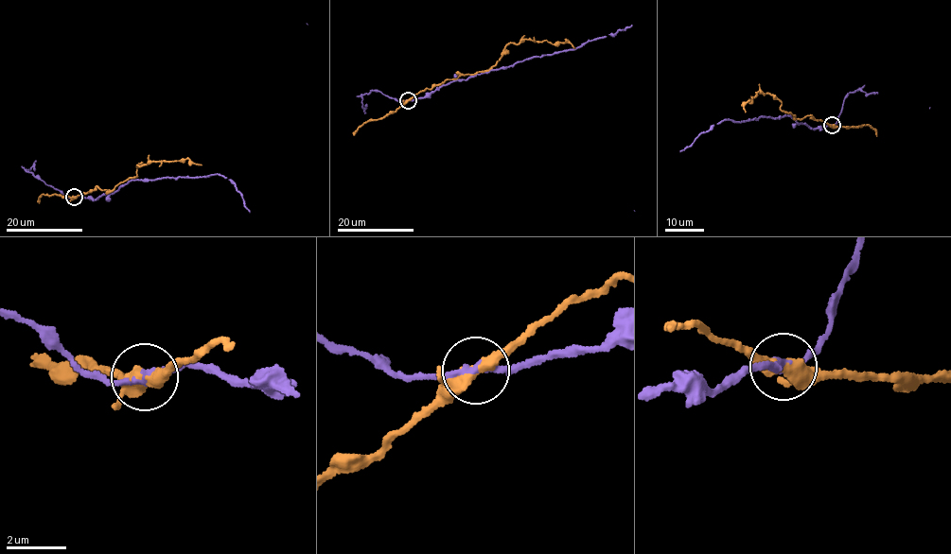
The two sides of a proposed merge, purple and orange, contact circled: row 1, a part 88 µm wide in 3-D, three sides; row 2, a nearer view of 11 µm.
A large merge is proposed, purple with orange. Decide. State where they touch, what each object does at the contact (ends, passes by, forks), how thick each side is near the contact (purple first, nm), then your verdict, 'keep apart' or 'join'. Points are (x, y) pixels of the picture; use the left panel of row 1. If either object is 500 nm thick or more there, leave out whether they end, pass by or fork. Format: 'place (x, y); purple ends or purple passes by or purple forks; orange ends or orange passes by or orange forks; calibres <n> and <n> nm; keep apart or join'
place (74, 197); purple passes by; orange passes by; calibres 260 and 420 nm; keep apart

